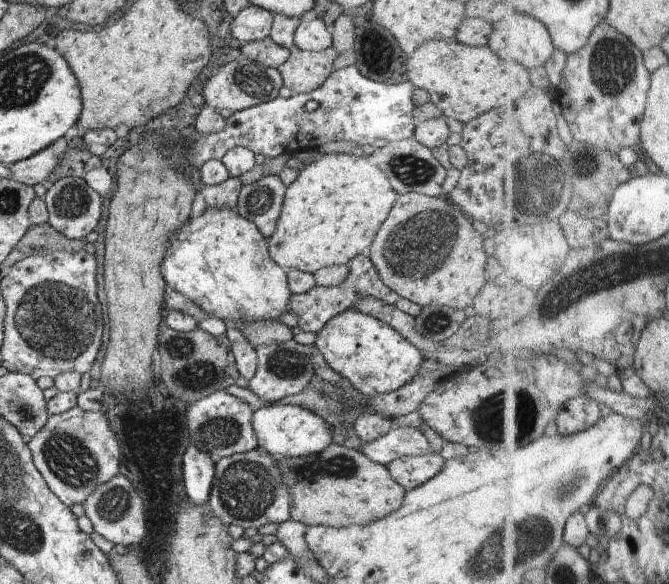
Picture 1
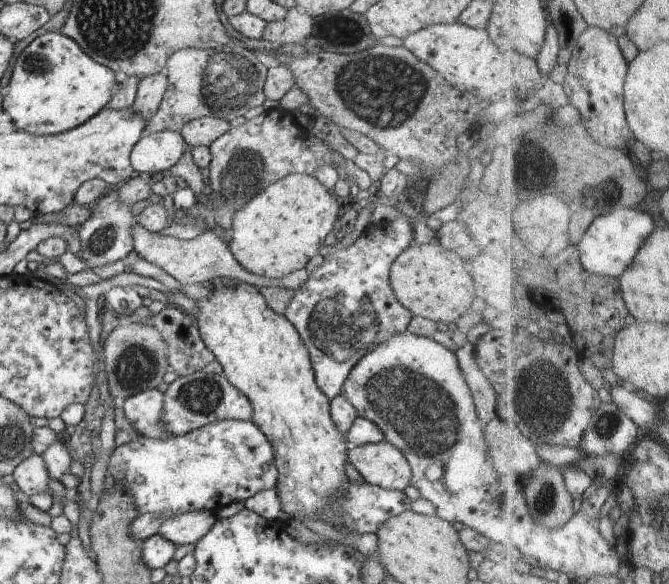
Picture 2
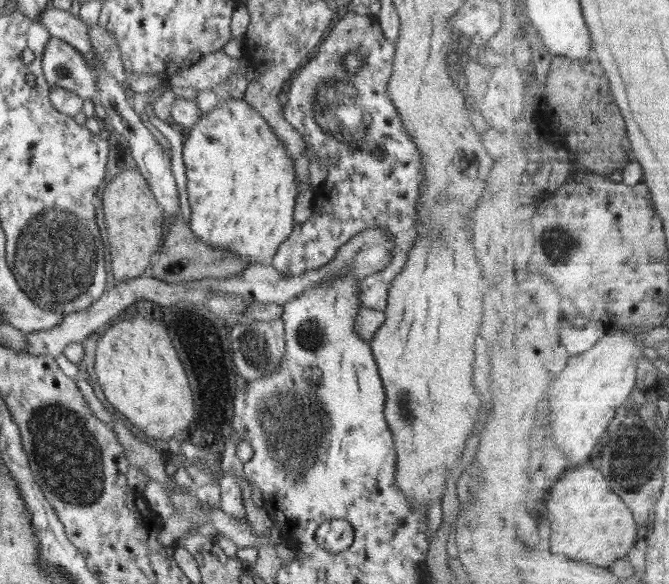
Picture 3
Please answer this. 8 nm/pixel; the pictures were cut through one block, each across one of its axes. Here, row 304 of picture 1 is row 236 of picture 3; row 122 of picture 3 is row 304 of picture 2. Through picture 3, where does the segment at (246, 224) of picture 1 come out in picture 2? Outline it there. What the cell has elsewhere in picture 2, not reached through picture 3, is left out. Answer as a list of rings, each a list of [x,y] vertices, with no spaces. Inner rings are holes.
[[[223,281],[211,286],[210,300],[196,303],[196,322],[200,336],[208,350],[222,365],[223,375],[228,382],[238,388],[252,404],[252,421],[266,435],[274,449],[277,468],[276,490],[282,510],[291,518],[302,523],[309,520],[324,520],[330,526],[342,526],[338,512],[332,512],[329,500],[342,498],[344,484],[349,482],[346,474],[346,460],[350,449],[347,436],[334,424],[331,416],[331,400],[316,384],[313,366],[294,325],[283,315],[274,312],[257,287],[248,282],[238,282],[236,286],[225,286]]]

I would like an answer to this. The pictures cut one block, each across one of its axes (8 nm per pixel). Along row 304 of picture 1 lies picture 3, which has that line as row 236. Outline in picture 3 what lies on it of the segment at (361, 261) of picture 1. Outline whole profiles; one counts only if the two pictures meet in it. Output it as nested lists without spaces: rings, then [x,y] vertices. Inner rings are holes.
[[[350,10],[333,23],[321,43],[318,54],[310,58],[305,68],[300,68],[300,72],[292,77],[283,114],[284,119],[303,136],[305,150],[311,151],[307,154],[310,163],[332,158],[332,163],[327,166],[328,175],[322,190],[326,196],[324,204],[330,208],[326,212],[334,212],[335,218],[312,213],[305,223],[292,229],[290,236],[278,247],[269,263],[285,276],[302,276],[330,262],[338,249],[359,232],[370,227],[384,227],[389,232],[391,241],[395,242],[392,262],[386,268],[360,279],[359,283],[361,306],[382,313],[387,308],[389,286],[405,268],[407,254],[419,235],[416,203],[423,181],[423,158],[411,134],[402,126],[402,119],[388,97],[387,86],[393,71],[396,45],[384,36],[376,19],[371,14],[360,15],[355,10]],[[349,52],[357,52],[362,61],[361,69],[355,75],[349,73],[343,65]]]

